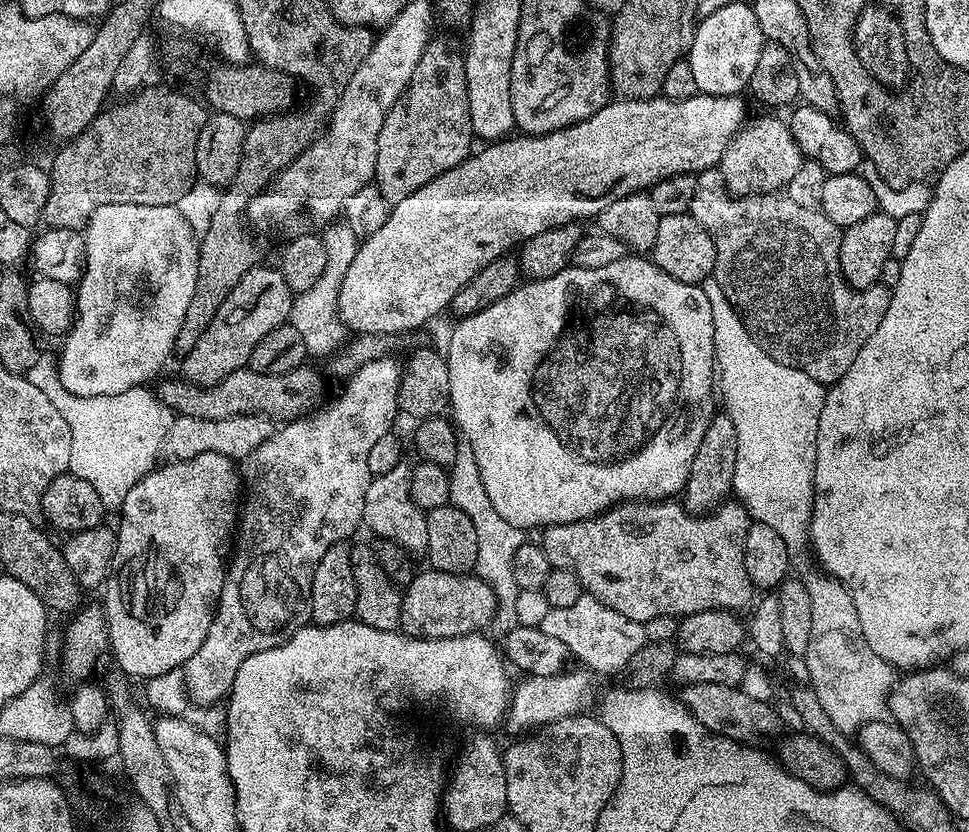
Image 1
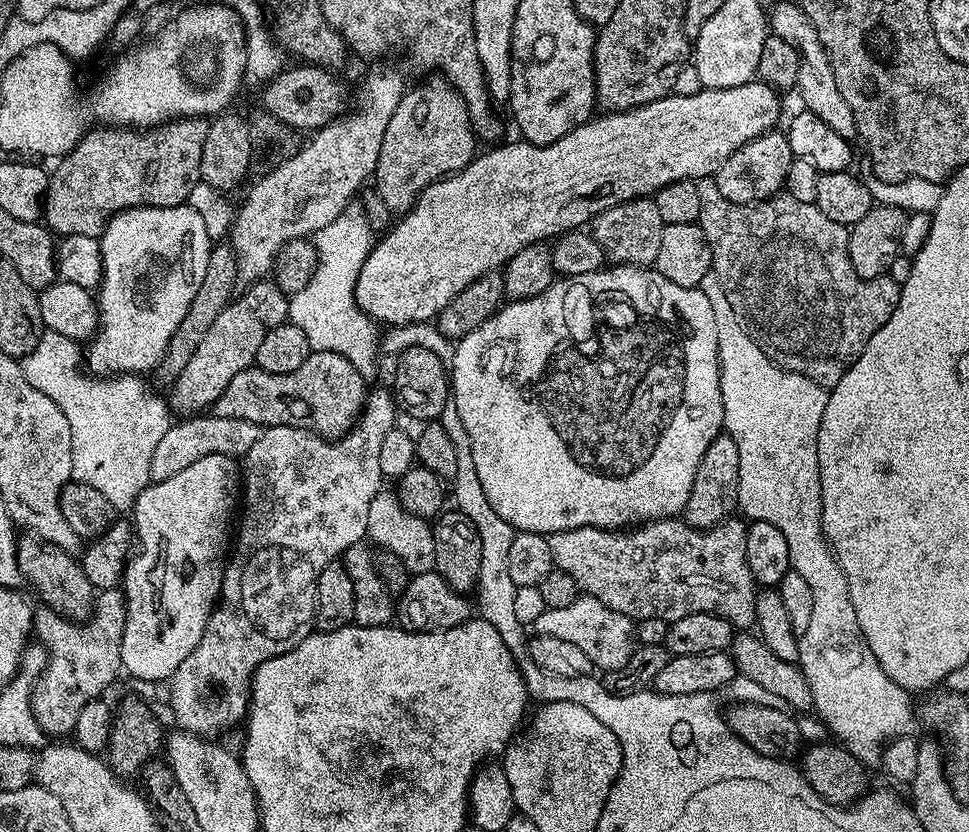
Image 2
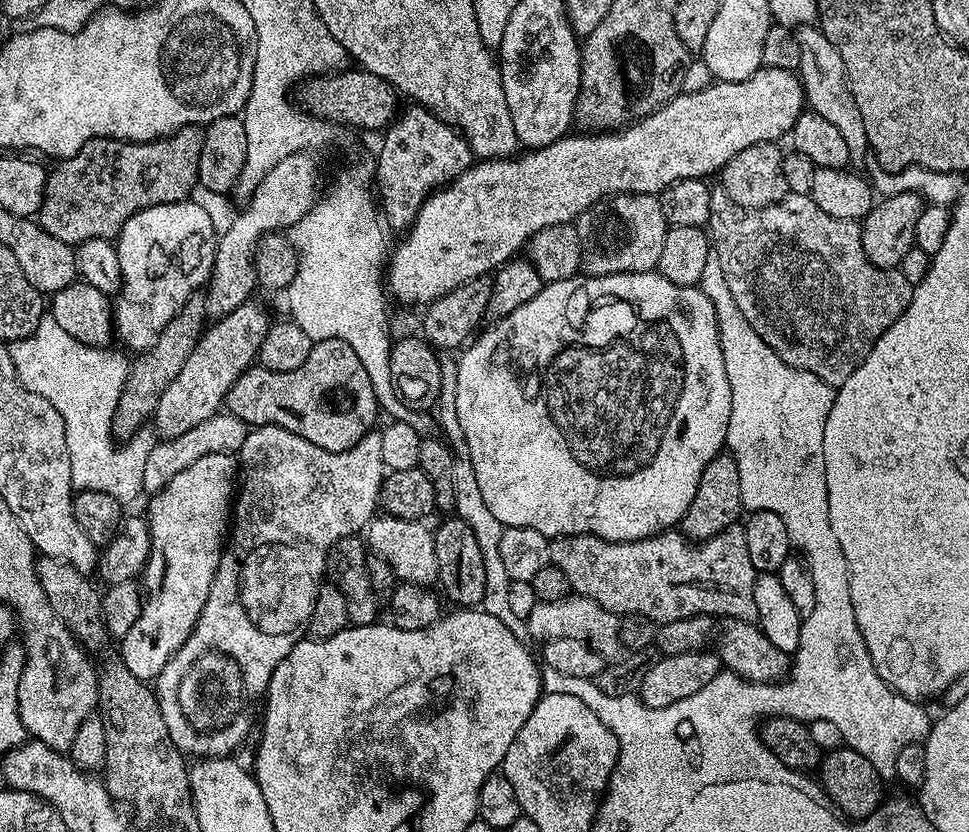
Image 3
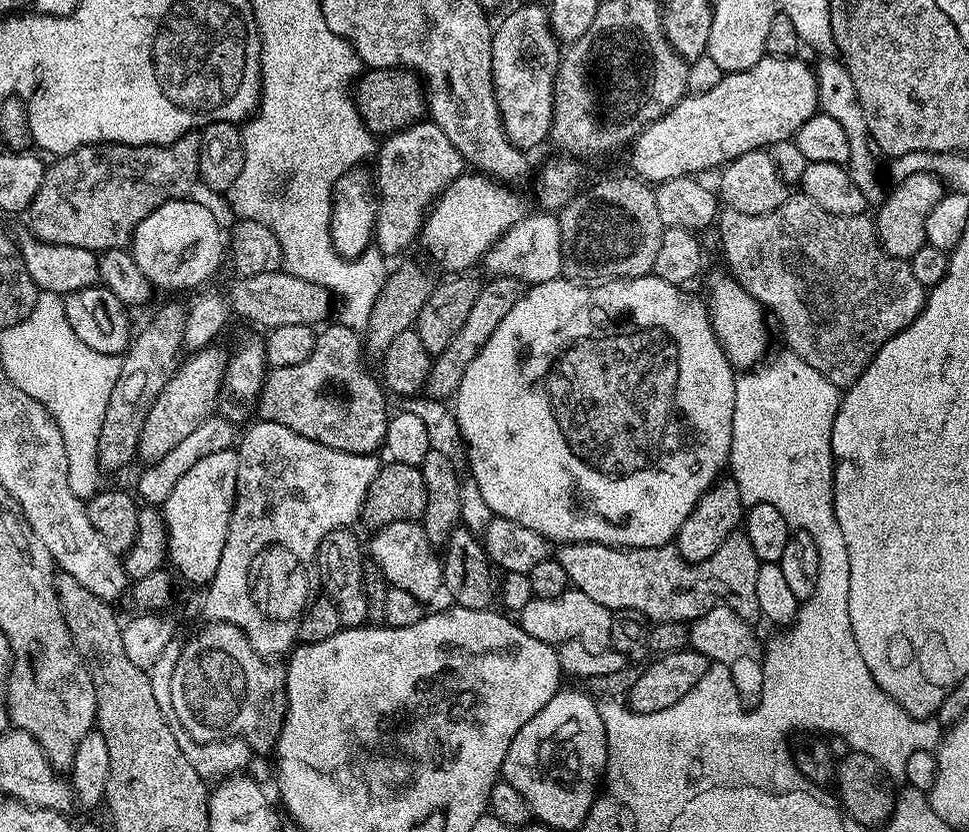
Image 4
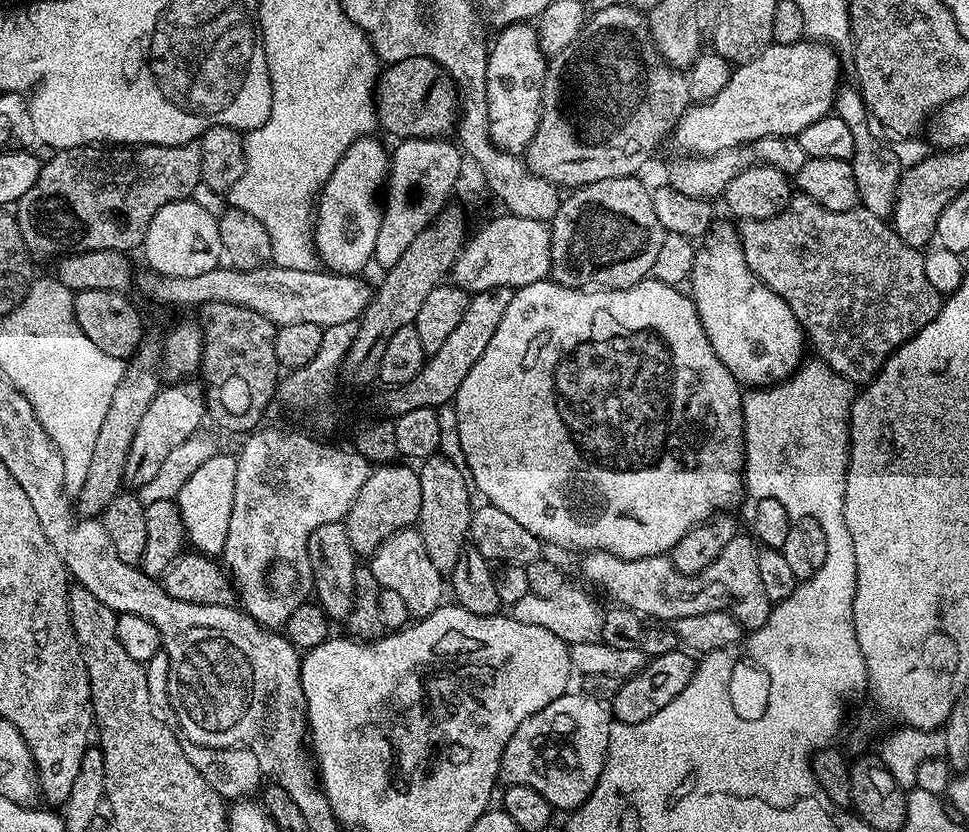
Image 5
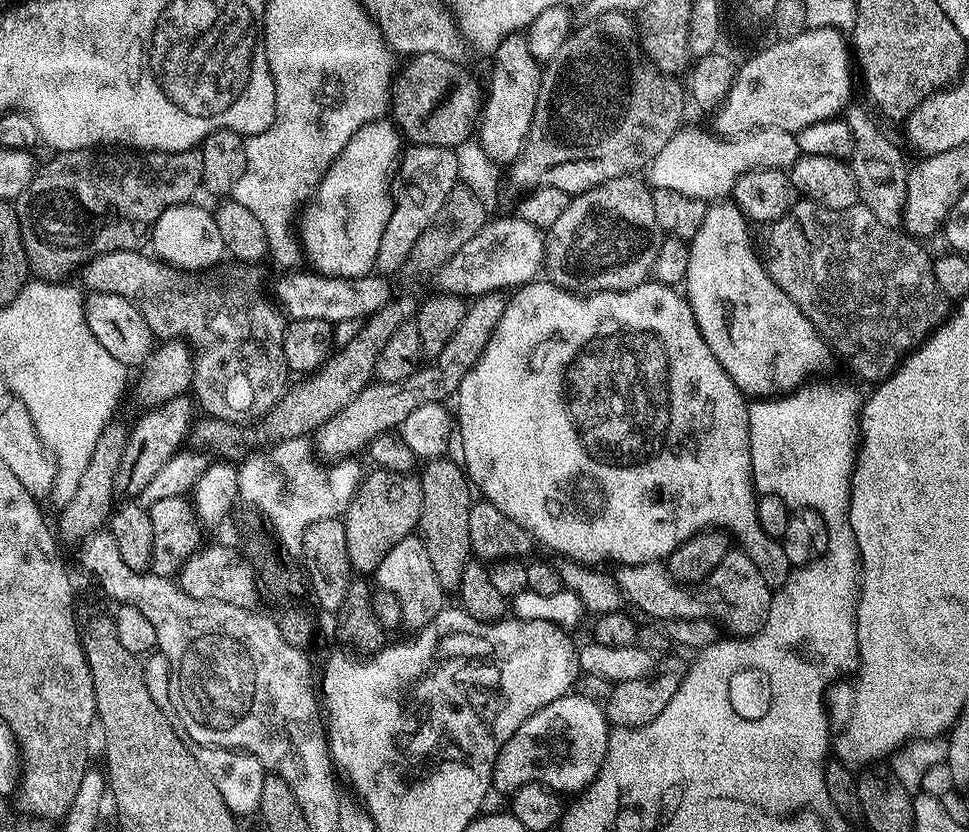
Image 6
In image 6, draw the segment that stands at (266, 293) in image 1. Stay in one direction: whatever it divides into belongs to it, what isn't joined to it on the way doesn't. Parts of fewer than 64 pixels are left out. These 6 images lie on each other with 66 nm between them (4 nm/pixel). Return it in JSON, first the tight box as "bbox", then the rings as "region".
{"bbox":[114,395,194,502],"region":[[[187,395],[175,396],[170,402],[145,411],[143,413],[144,417],[136,425],[131,425],[126,450],[122,450],[122,462],[118,462],[118,470],[114,474],[114,497],[117,501],[132,502],[139,498],[142,490],[146,490],[146,485],[154,479],[157,470],[165,462],[170,462],[174,453],[181,451],[183,444],[180,443],[189,437],[190,429],[194,423],[192,408],[194,409],[193,401]]]}

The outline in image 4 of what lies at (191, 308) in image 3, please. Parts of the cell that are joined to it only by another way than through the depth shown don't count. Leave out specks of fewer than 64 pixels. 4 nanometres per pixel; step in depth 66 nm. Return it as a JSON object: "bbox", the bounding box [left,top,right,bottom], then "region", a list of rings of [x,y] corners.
{"bbox":[98,303,188,473],"region":[[[182,303],[168,304],[144,329],[137,331],[128,345],[127,352],[123,353],[120,361],[120,373],[118,382],[114,382],[114,390],[110,390],[110,402],[106,402],[106,418],[102,418],[102,430],[98,434],[98,462],[105,473],[116,472],[124,468],[138,456],[138,442],[142,434],[142,426],[146,426],[146,414],[150,414],[150,406],[162,394],[162,386],[170,382],[170,378],[182,363],[182,355],[185,351],[184,331],[186,330],[186,316],[188,309]]]}

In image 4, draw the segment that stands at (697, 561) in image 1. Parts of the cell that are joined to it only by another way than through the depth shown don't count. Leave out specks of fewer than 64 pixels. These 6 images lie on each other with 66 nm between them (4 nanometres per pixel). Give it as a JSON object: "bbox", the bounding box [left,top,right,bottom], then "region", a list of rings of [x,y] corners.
{"bbox":[554,531,761,622],"region":[[[743,531],[732,533],[706,562],[691,564],[678,554],[678,550],[672,544],[663,544],[653,548],[611,548],[605,544],[561,544],[555,549],[554,558],[566,570],[566,578],[569,585],[575,591],[594,598],[602,606],[618,610],[638,610],[646,614],[650,622],[691,622],[697,620],[706,610],[714,606],[726,606],[734,610],[743,620],[756,622],[761,619],[758,606],[758,570],[760,560],[754,554],[754,546],[750,546],[747,536]]]}

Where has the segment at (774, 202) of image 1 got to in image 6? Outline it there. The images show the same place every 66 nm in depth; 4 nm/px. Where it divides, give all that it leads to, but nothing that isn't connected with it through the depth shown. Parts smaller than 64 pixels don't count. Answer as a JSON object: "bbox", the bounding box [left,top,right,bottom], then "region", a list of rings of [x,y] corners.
{"bbox":[766,198,950,382],"region":[[[807,198],[797,199],[792,208],[783,216],[781,220],[775,221],[771,225],[772,233],[768,236],[768,256],[766,252],[766,267],[768,273],[774,278],[776,285],[780,287],[789,298],[806,312],[809,318],[820,332],[820,335],[828,341],[829,345],[834,346],[837,353],[840,352],[848,359],[849,364],[858,372],[861,372],[866,379],[871,382],[885,380],[887,376],[892,375],[902,364],[902,361],[909,354],[914,353],[929,336],[932,335],[950,316],[949,297],[944,295],[938,282],[936,281],[932,265],[933,257],[928,257],[928,252],[923,248],[919,239],[913,238],[907,232],[899,227],[882,222],[874,215],[874,210],[870,210],[857,202],[846,210],[834,210],[827,208],[824,204],[818,204],[814,200]]]}

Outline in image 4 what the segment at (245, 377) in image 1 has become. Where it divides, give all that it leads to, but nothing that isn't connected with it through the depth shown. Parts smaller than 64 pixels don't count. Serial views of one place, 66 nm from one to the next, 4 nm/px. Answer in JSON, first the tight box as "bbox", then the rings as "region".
{"bbox":[255,322,389,456],"region":[[[339,322],[332,323],[319,329],[314,342],[314,354],[310,354],[306,362],[298,362],[298,366],[282,366],[269,371],[264,378],[260,397],[255,402],[255,411],[260,411],[258,414],[260,420],[278,422],[286,426],[286,430],[302,434],[302,438],[310,438],[339,452],[363,456],[379,453],[386,438],[386,426],[389,421],[387,415],[380,416],[380,399],[386,396],[385,389],[377,377],[375,380],[368,373],[368,368],[360,357],[361,333]]]}

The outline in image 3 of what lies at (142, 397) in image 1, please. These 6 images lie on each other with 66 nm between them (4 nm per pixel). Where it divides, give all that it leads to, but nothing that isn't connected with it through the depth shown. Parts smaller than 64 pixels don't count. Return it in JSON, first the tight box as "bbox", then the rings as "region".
{"bbox":[10,318,158,506],"region":[[[50,318],[40,320],[38,326],[26,338],[11,341],[10,351],[16,367],[16,378],[20,384],[34,394],[42,394],[42,398],[50,401],[54,410],[62,414],[62,422],[66,426],[66,446],[70,450],[70,478],[73,489],[81,492],[86,490],[105,492],[124,506],[142,496],[144,492],[142,473],[150,450],[158,443],[157,437],[137,434],[118,446],[112,434],[112,419],[116,414],[118,398],[128,380],[129,357],[124,357],[123,351],[112,352],[113,350],[108,348],[86,346],[78,342],[78,338],[70,338],[70,334],[66,334],[66,330],[62,330],[62,326],[58,326],[58,322]]]}

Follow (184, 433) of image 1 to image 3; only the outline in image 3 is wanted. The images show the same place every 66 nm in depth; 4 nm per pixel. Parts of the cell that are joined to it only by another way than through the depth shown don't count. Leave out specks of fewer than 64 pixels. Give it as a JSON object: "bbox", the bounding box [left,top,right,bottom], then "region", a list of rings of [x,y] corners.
{"bbox":[142,410,249,494],"region":[[[221,410],[216,415],[206,418],[206,422],[198,422],[198,426],[186,430],[186,434],[178,434],[178,438],[161,439],[152,447],[146,458],[146,467],[142,473],[144,492],[148,494],[161,492],[175,476],[182,474],[182,470],[194,466],[198,458],[206,458],[206,454],[239,453],[249,431],[249,425],[245,424],[242,418],[231,416],[226,410]]]}

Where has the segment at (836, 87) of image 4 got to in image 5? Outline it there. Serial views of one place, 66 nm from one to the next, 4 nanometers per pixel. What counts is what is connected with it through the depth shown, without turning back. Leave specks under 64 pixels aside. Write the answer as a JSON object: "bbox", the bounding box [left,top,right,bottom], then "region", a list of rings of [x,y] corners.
{"bbox":[834,86,902,218],"region":[[[844,86],[837,91],[834,112],[842,118],[842,122],[846,122],[846,126],[850,126],[850,134],[854,134],[854,154],[850,163],[854,170],[854,182],[858,182],[860,204],[866,210],[870,210],[870,214],[888,218],[891,217],[892,207],[896,205],[896,191],[900,186],[902,165],[897,153],[891,152],[872,133],[870,113],[864,104],[864,99],[860,97],[860,89],[856,86],[851,87]]]}

